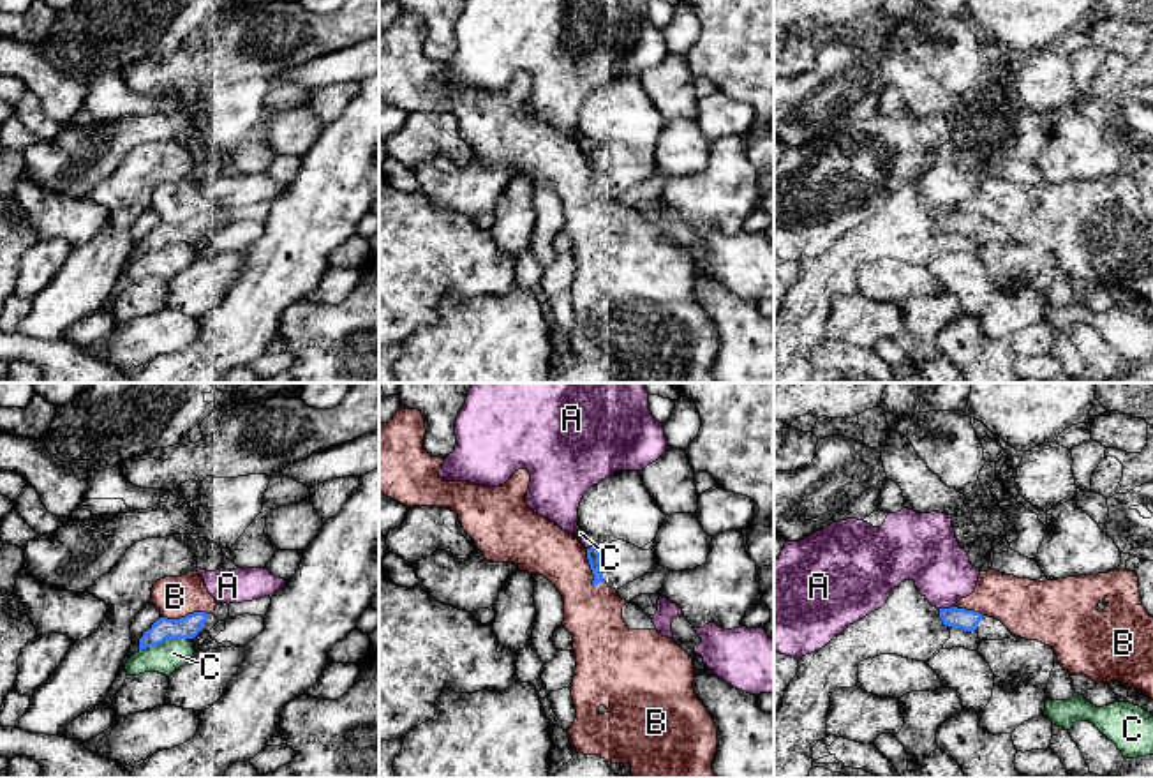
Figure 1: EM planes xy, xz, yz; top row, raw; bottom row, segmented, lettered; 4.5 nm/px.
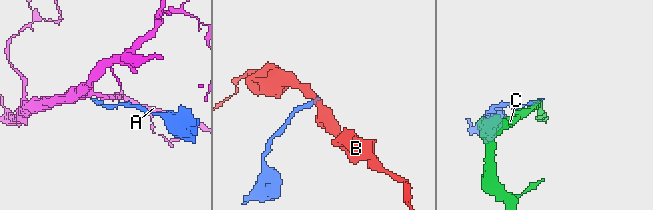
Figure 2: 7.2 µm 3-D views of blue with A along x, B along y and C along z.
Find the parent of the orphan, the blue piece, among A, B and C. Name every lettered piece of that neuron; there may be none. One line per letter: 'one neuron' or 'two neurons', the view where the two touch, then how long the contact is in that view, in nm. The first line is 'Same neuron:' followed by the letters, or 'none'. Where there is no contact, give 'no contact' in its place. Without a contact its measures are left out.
Same neuron: none
A: two neurons; contact in yz; length 70 nm
B: two neurons; contact in xz; length 180 nm
C: two neurons; contact in xy; length 240 nm

